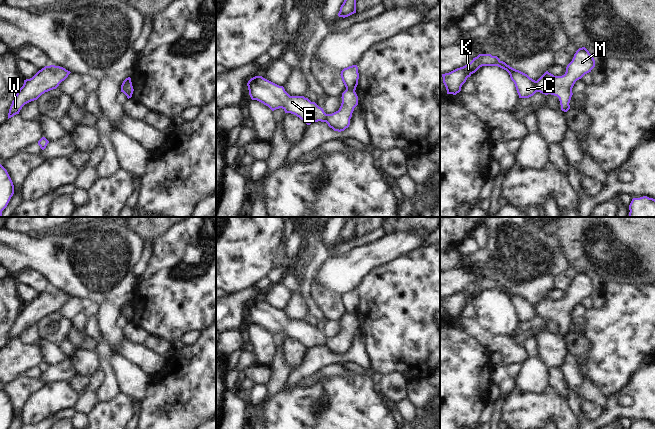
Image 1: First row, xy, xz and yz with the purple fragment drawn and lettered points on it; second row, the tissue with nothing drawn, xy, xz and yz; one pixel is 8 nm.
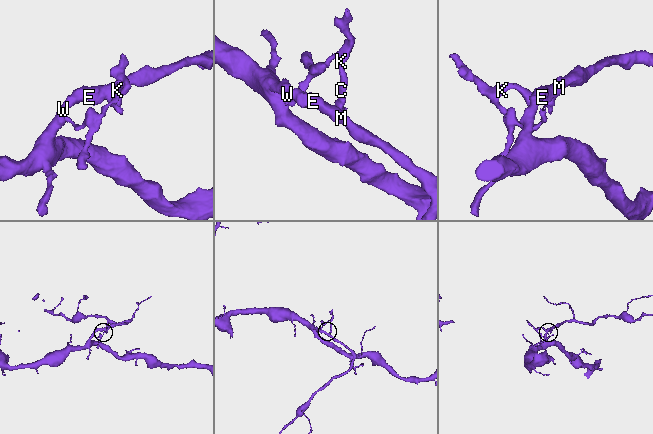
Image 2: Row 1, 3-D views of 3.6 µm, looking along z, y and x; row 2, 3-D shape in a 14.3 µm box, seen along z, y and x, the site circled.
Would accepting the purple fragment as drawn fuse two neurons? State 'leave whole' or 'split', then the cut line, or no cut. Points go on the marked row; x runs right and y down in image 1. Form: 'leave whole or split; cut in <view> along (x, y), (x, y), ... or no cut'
split; cut in yz along (535, 81), (537, 91)

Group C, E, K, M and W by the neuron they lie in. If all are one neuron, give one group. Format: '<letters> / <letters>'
C K / E M W

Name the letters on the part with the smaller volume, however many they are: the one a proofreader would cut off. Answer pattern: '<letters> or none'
C, K

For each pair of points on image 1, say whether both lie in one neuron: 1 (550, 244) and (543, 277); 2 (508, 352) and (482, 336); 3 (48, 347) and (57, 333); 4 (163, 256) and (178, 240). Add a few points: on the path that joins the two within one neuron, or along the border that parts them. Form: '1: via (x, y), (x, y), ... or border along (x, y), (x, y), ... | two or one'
1: via (544, 252), (543, 269) | one
2: via (502, 346), (488, 339) | one
3: border along (40, 339), (57, 343) | two
4: via (167, 252), (175, 244) | one

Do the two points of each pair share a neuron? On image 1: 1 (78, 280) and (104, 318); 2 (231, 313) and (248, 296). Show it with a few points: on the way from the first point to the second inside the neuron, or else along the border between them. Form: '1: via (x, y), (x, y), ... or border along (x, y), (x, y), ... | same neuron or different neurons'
1: via (88, 287), (104, 303), (104, 308) | same neuron
2: via (235, 309), (244, 300) | same neuron

